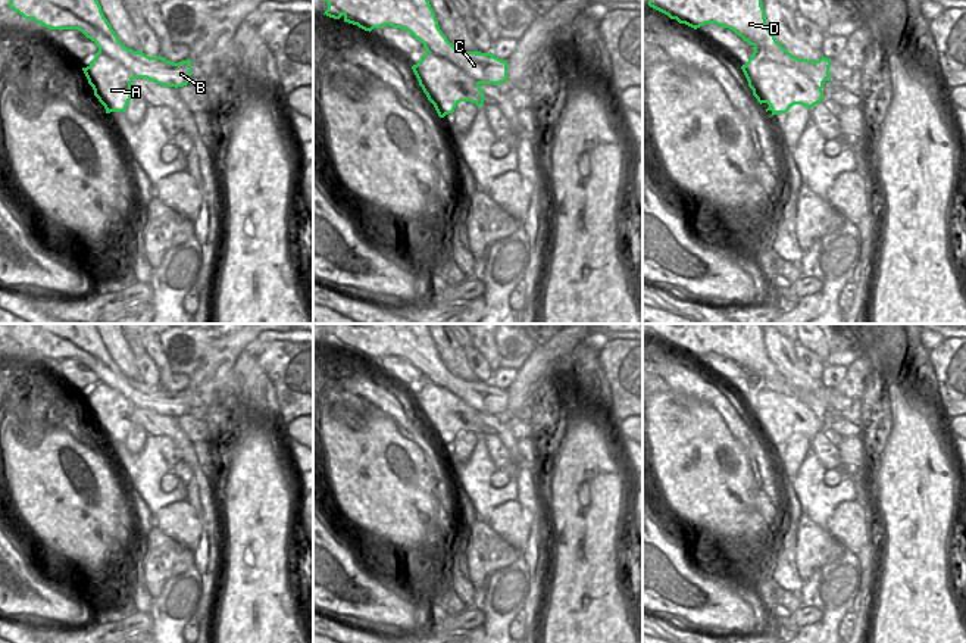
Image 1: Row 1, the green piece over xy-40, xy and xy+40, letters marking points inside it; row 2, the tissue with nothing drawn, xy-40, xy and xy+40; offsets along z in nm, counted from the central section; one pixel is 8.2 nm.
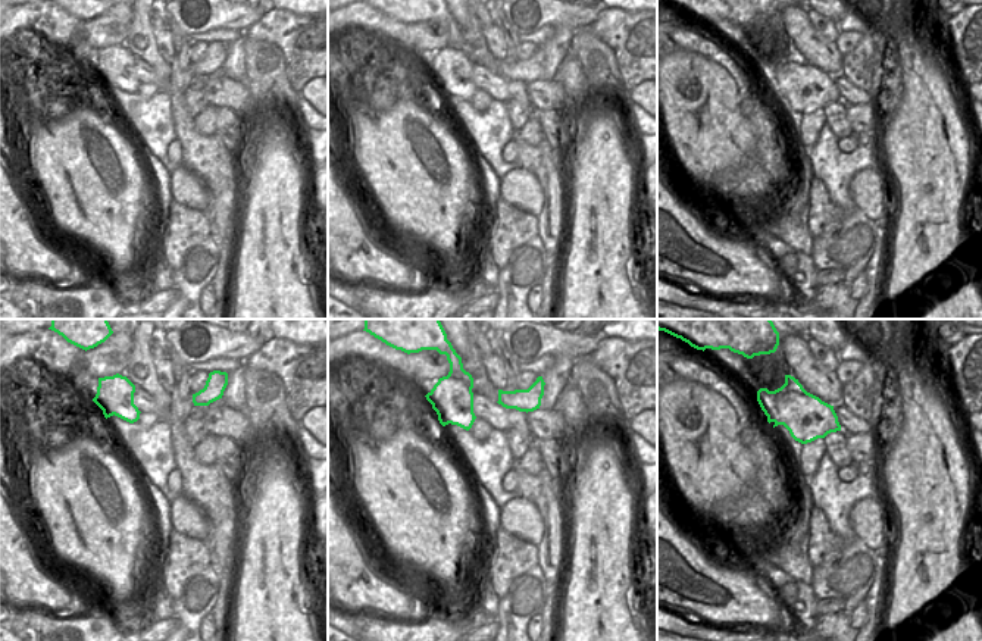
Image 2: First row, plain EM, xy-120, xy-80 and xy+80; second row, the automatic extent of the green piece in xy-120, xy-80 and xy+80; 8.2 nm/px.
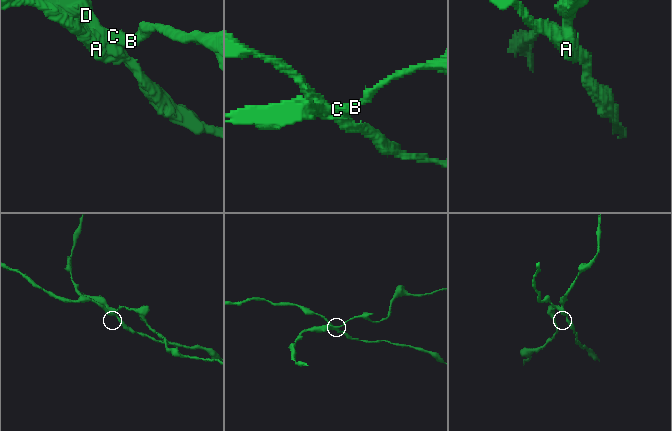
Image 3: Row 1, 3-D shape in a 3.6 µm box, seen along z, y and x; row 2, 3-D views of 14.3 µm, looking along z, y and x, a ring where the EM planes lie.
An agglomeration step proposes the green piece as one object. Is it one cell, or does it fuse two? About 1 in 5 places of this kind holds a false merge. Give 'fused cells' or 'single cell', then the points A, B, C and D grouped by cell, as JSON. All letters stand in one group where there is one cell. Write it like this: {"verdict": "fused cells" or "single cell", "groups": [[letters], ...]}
{"verdict": "fused cells", "groups": [["A"], ["B", "C", "D"]]}

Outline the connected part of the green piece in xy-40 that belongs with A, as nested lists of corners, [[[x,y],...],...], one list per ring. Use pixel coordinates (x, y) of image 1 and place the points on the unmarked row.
[[[97,381],[93,391],[82,400],[106,443],[125,441],[132,427],[131,412],[134,406],[124,394]]]

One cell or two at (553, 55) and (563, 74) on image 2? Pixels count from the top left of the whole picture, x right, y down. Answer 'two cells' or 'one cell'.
two cells

